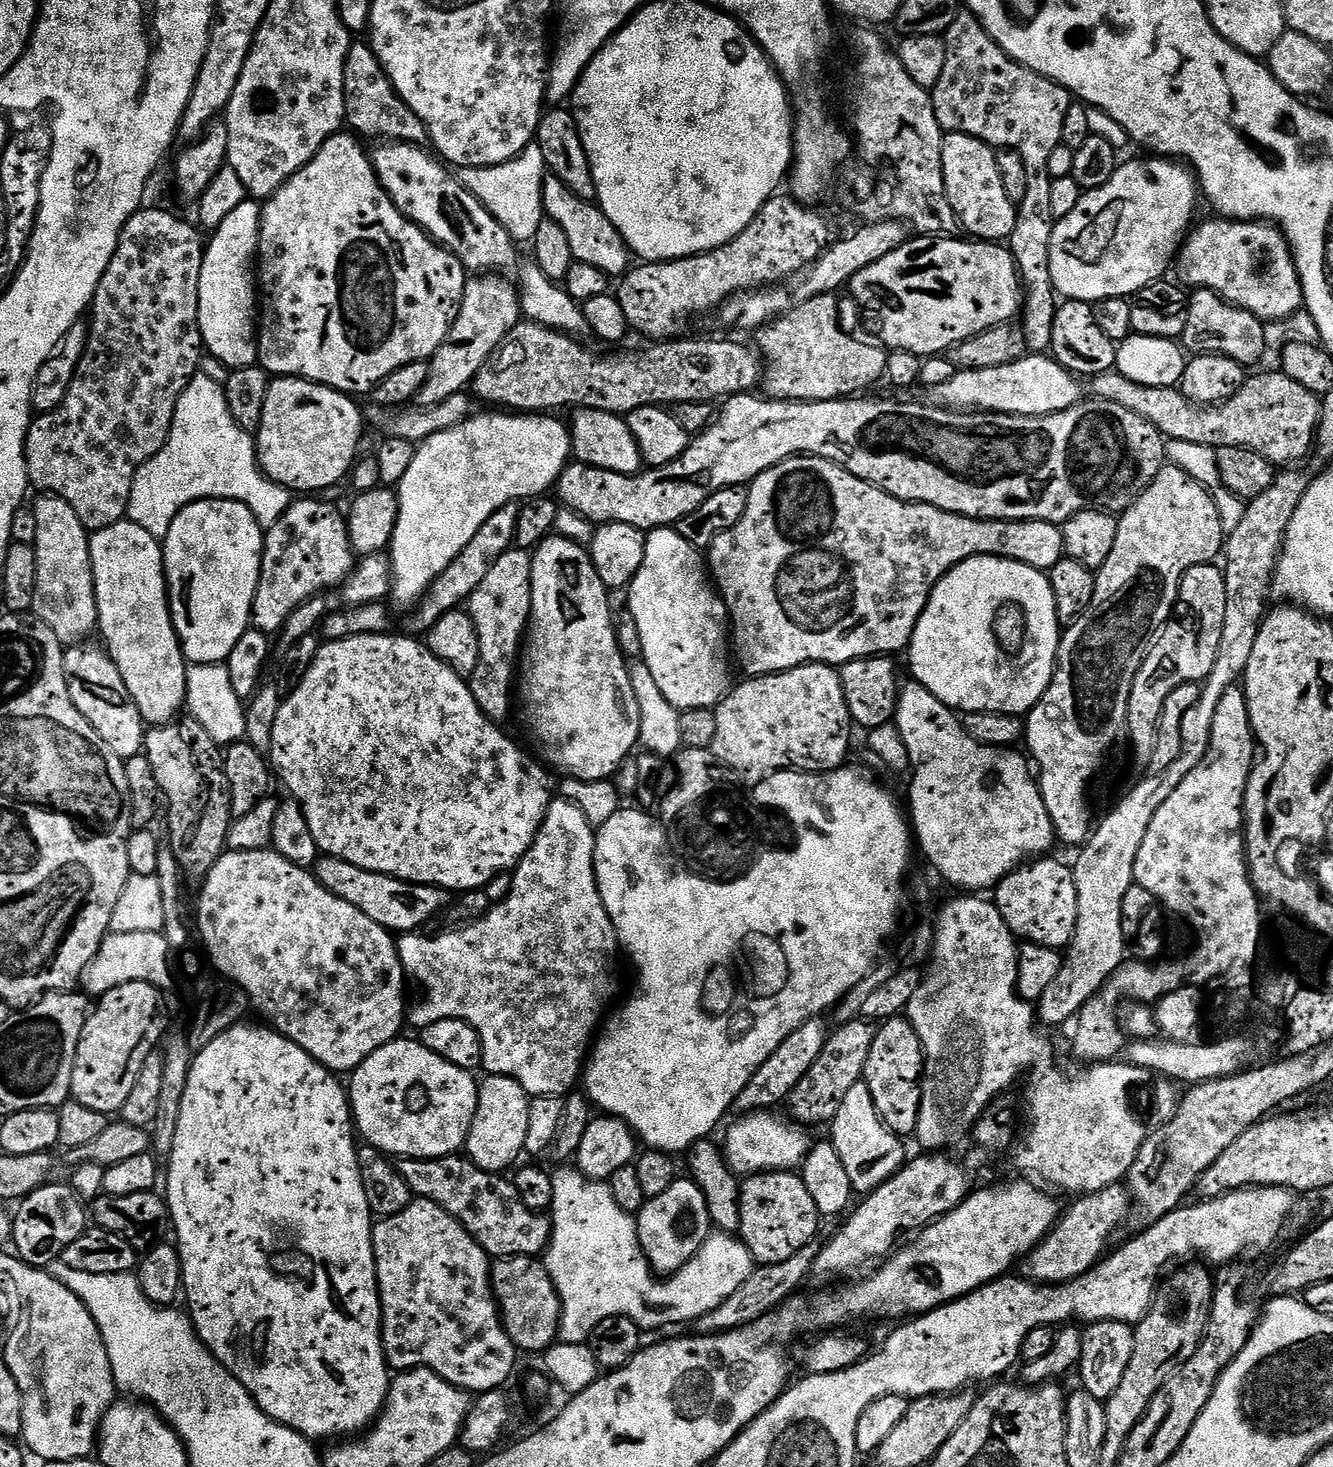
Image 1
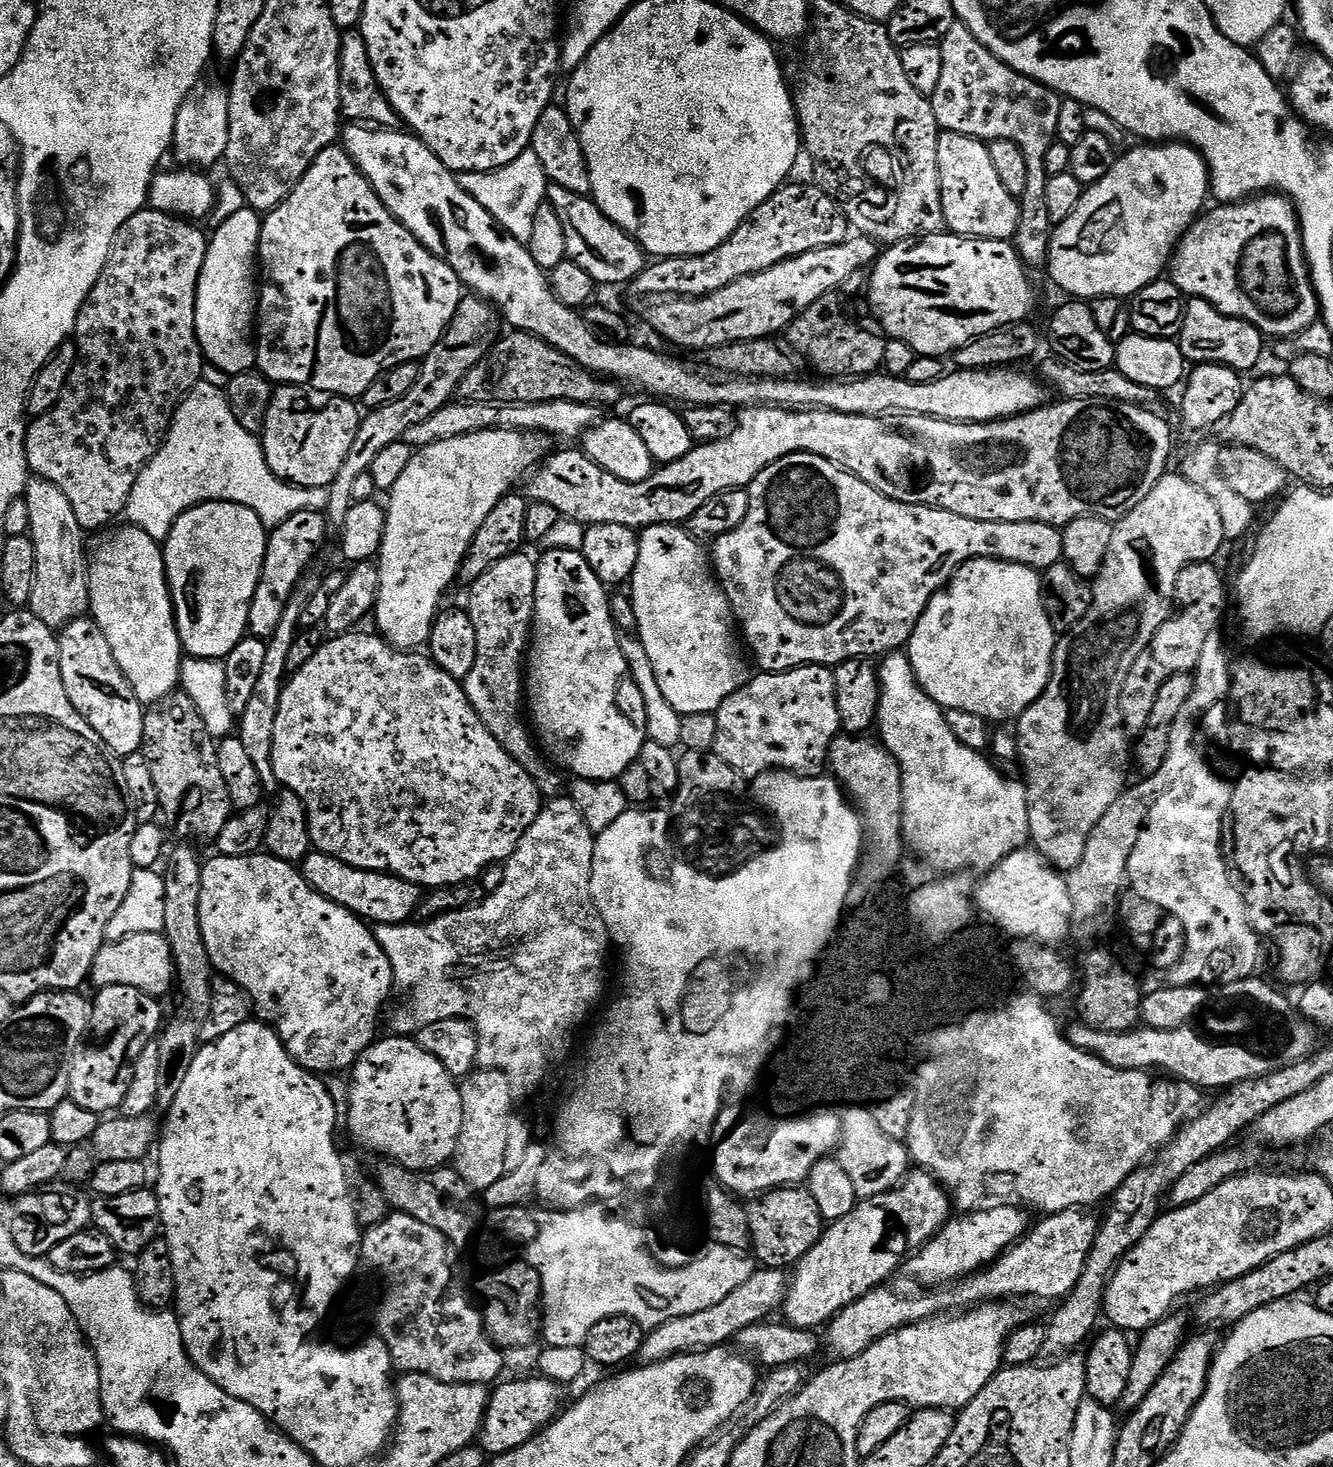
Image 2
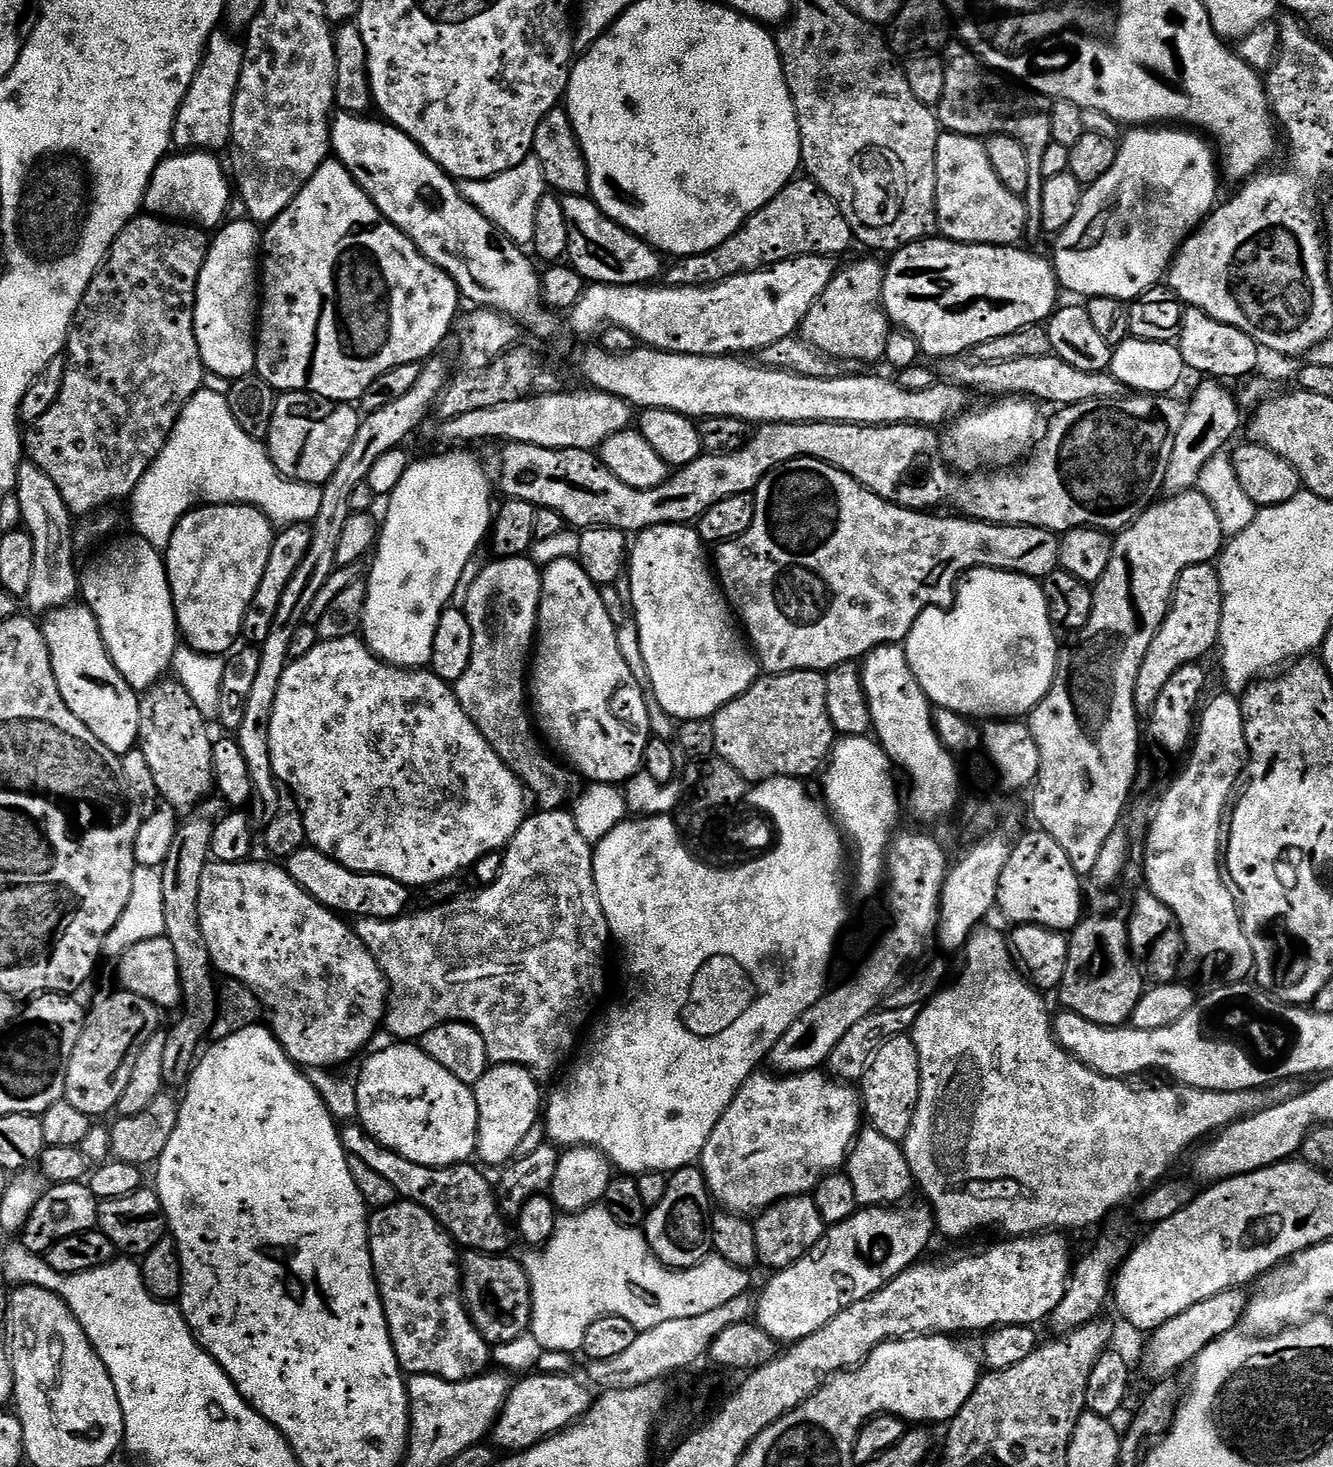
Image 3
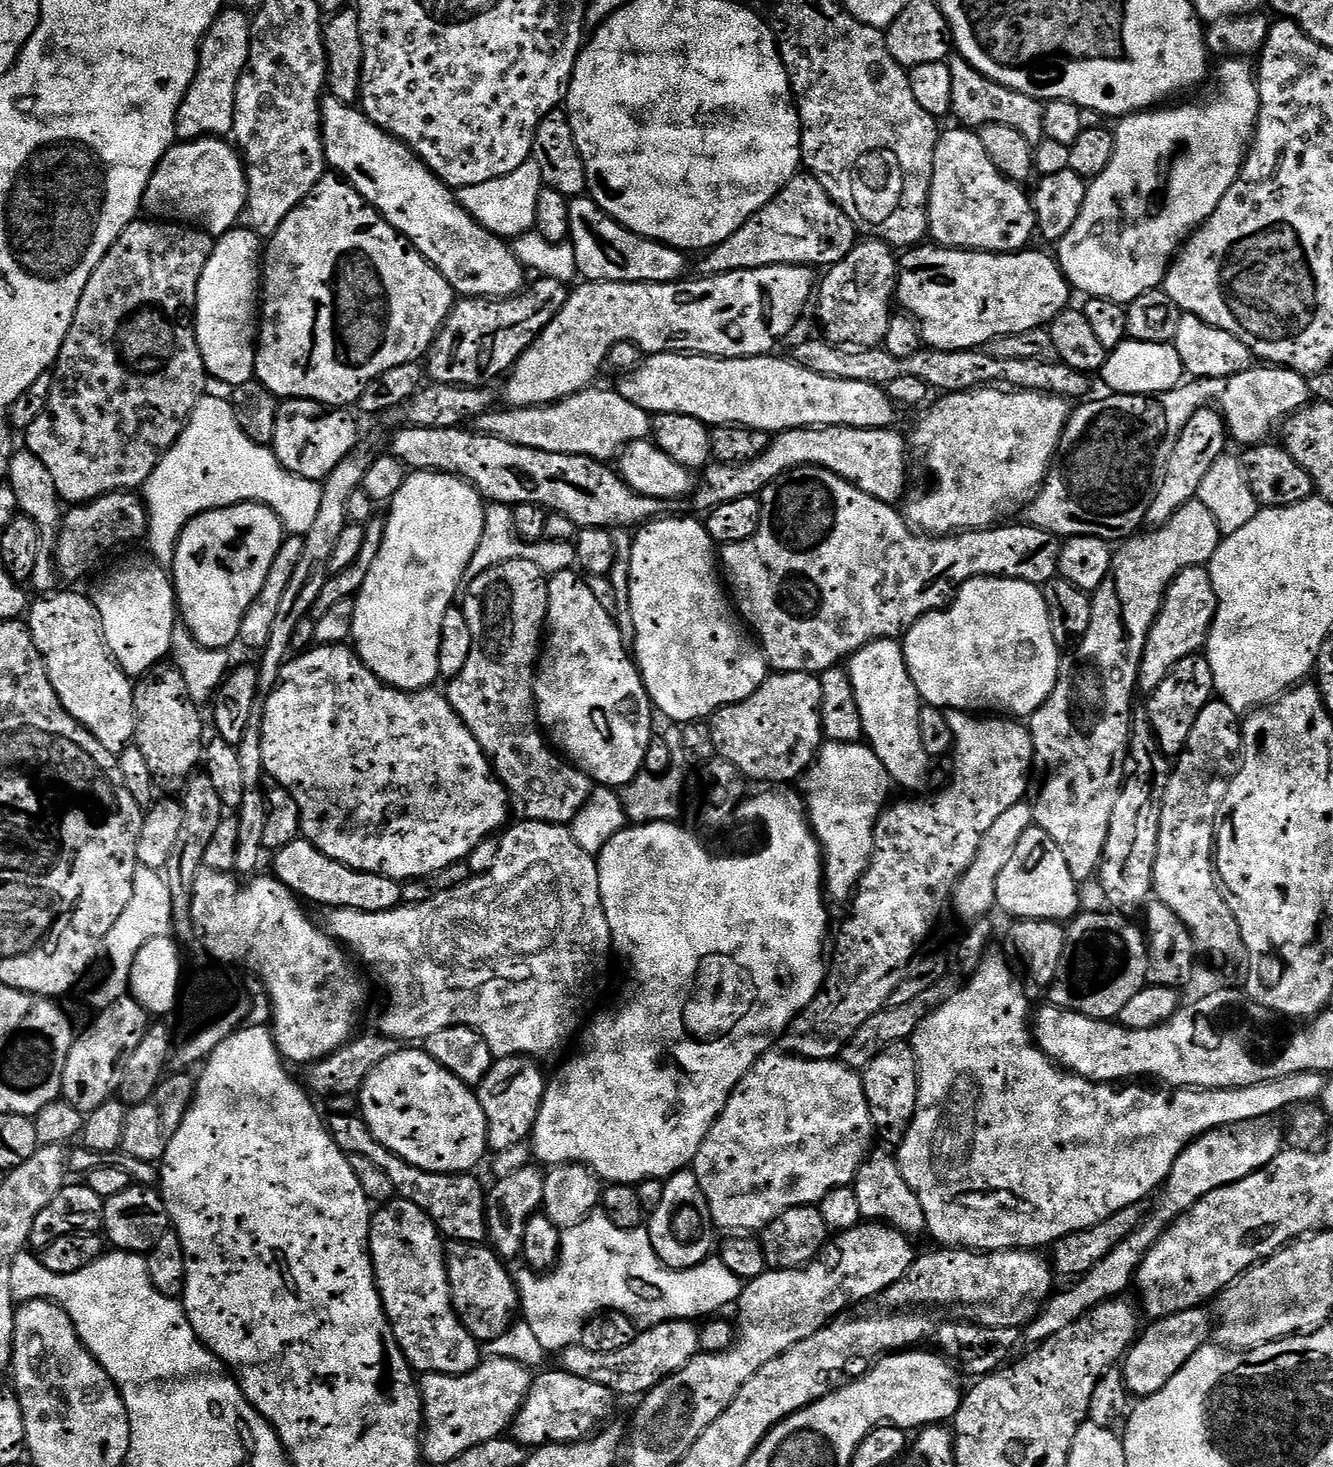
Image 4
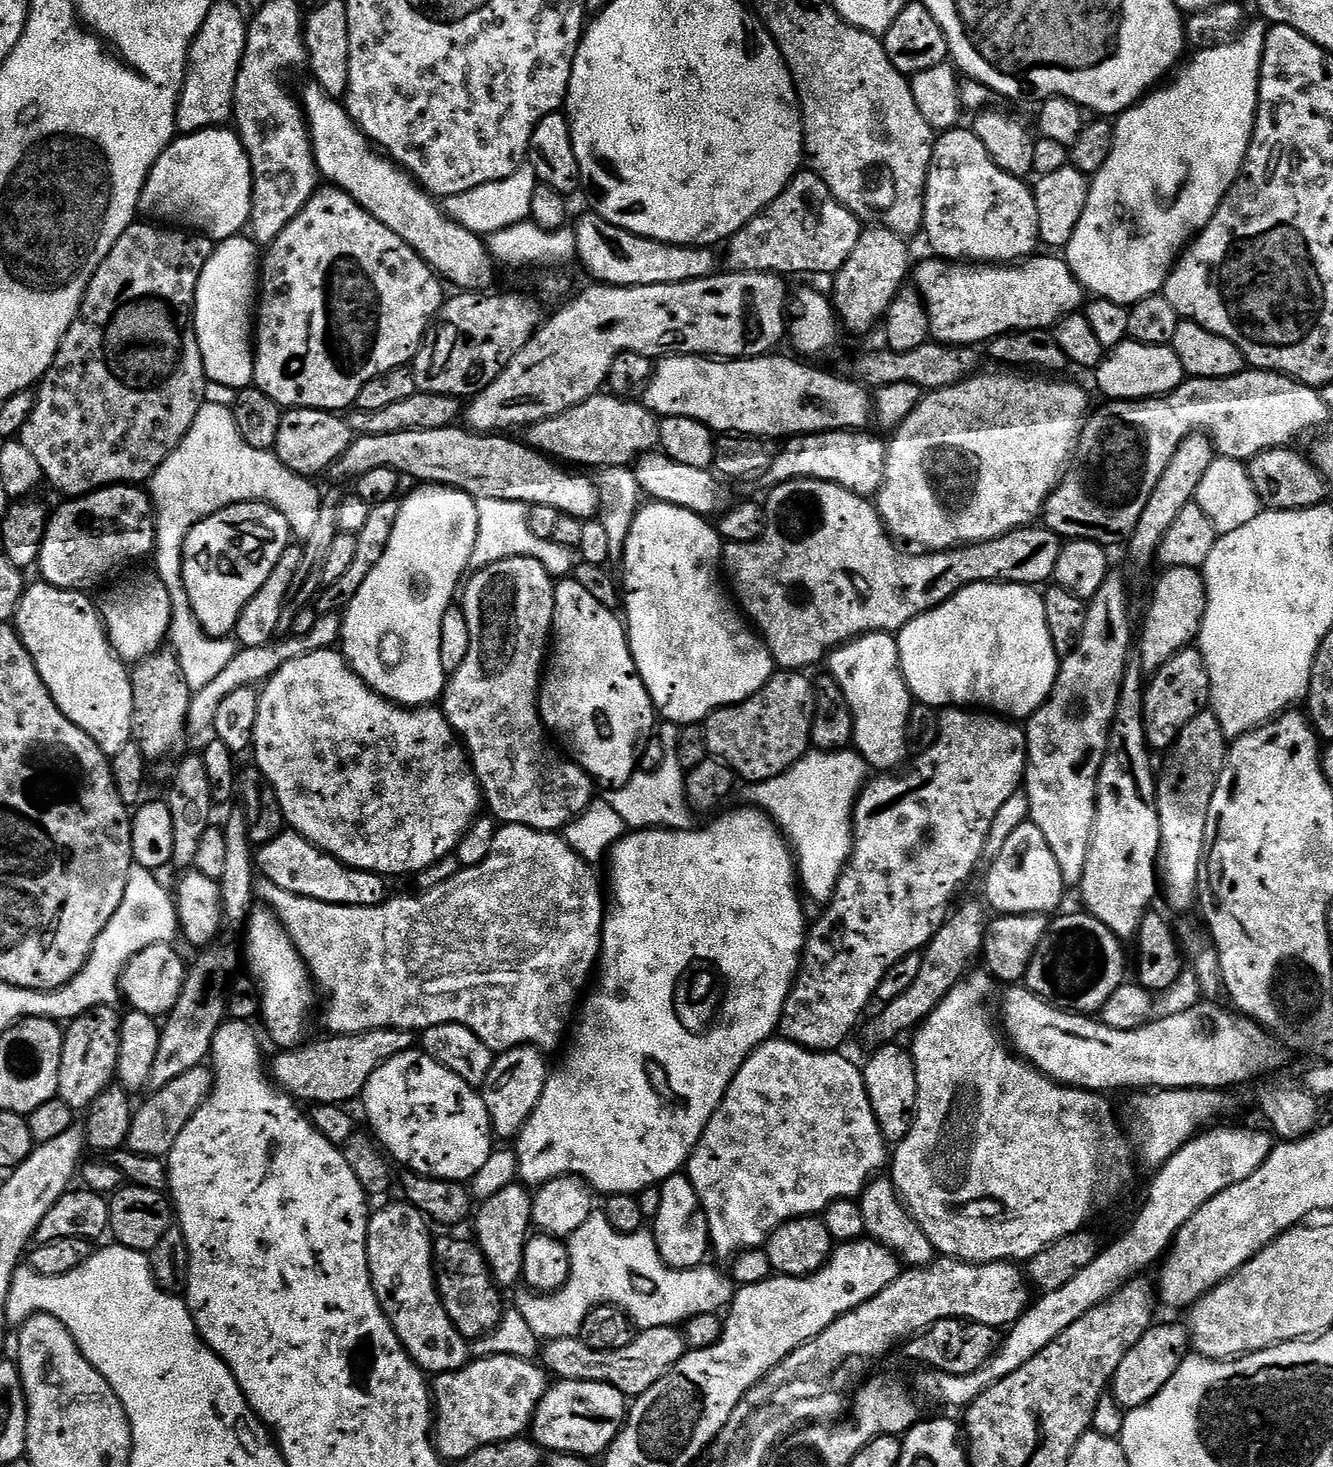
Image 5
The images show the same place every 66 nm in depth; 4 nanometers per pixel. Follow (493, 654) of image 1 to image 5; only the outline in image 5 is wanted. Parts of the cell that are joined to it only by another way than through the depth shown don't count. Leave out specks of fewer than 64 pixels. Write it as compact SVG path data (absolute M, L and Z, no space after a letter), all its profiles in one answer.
M515 556L471 573L468 589L462 592L462 607L470 626L470 650L462 666L447 677L442 711L466 745L472 771L482 781L487 795L488 792L492 795L491 815L501 825L521 824L534 830L559 833L592 803L594 781L553 743L540 718L540 685L550 652L556 593L548 566L543 560Z

